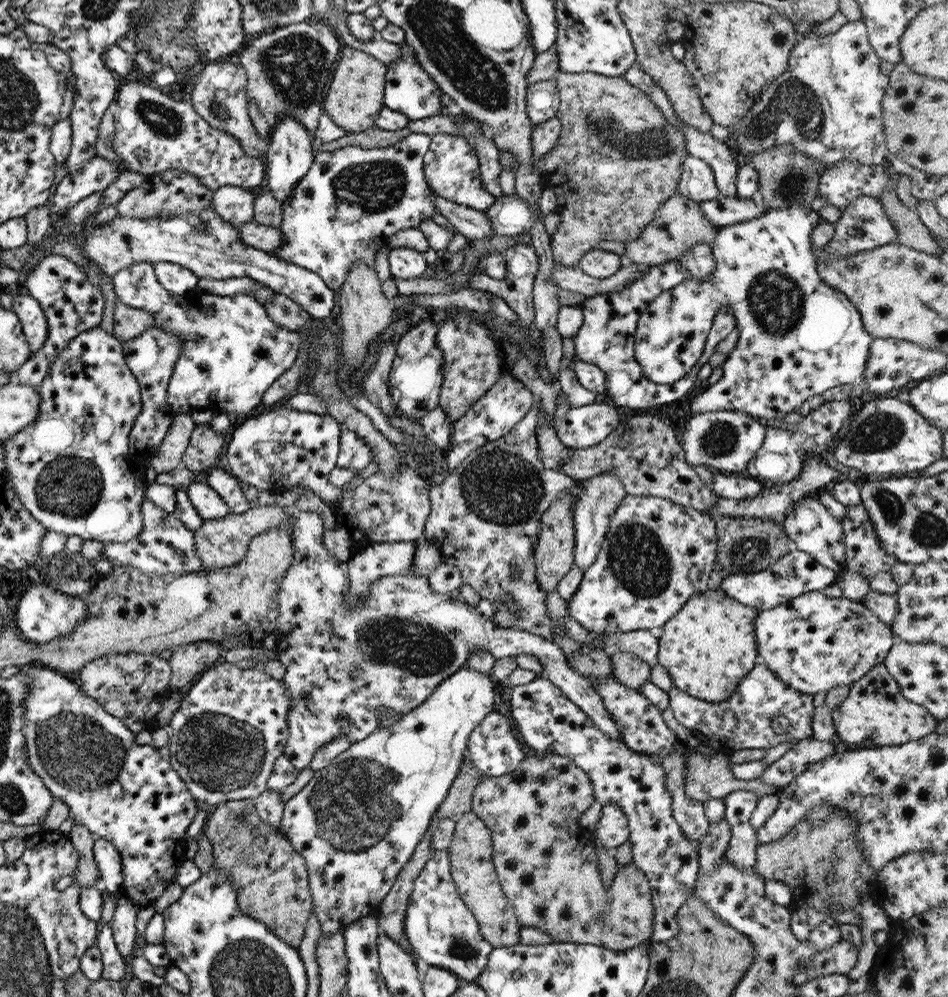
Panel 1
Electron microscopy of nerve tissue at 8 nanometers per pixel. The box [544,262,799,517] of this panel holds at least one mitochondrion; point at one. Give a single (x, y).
(719, 440)

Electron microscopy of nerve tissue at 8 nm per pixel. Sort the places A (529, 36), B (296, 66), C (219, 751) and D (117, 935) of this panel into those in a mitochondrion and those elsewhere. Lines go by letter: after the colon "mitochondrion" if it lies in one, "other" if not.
A: other
B: mitochondrion
C: mitochondrion
D: other

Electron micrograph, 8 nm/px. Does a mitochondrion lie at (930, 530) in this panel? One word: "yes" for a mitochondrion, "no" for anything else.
yes

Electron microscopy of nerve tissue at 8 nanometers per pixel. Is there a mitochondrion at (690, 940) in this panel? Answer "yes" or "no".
no

